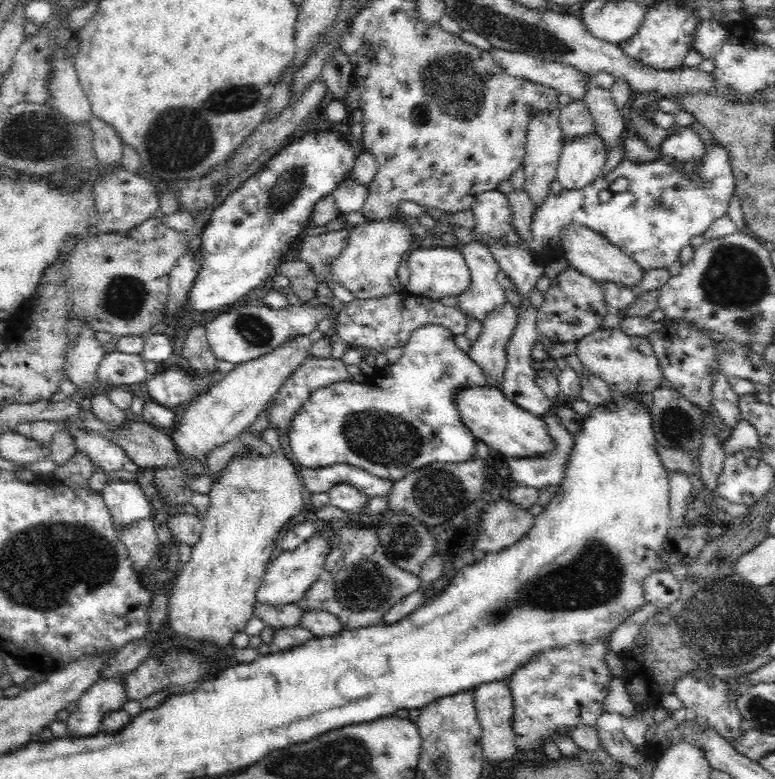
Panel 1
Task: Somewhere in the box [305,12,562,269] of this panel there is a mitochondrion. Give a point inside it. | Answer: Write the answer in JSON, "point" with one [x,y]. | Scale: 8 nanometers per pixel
{"point":[456,83]}

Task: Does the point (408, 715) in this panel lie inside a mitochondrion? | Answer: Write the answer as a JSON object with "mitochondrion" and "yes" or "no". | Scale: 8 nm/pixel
{"mitochondrion":"no"}

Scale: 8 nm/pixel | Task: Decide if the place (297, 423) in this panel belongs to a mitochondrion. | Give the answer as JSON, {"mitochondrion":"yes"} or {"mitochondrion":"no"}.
{"mitochondrion":"no"}

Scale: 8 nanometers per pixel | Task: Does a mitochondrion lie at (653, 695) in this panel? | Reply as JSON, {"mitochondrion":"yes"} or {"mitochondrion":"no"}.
{"mitochondrion":"no"}

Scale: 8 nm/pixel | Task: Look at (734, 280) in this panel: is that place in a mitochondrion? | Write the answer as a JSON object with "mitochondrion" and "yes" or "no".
{"mitochondrion":"yes"}

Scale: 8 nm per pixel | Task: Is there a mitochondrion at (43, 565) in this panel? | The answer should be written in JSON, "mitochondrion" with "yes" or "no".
{"mitochondrion":"yes"}

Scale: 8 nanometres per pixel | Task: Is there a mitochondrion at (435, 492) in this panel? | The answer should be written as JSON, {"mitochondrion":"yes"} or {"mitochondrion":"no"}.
{"mitochondrion":"yes"}

